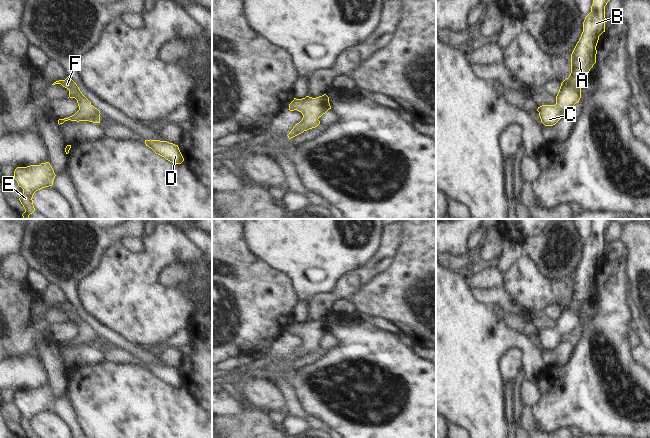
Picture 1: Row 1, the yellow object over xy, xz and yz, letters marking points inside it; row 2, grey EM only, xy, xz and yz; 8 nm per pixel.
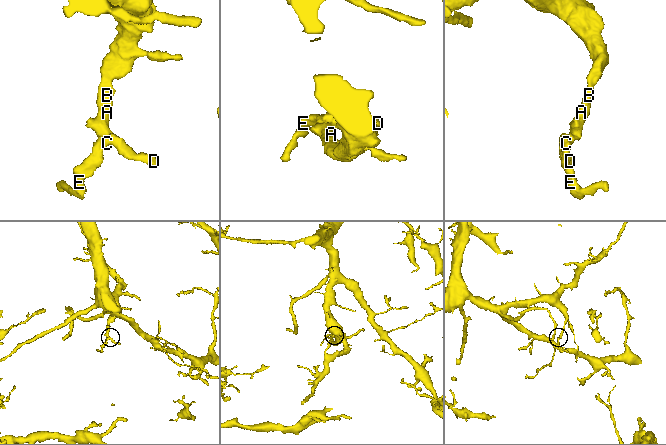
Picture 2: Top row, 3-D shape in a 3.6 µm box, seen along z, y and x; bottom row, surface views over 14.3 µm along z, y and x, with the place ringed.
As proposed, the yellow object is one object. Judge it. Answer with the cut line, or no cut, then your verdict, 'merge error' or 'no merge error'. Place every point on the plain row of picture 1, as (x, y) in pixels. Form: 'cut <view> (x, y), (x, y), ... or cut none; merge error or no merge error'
cut none; no merge error

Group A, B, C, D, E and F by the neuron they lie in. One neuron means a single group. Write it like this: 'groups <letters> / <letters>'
groups A B C D E F

